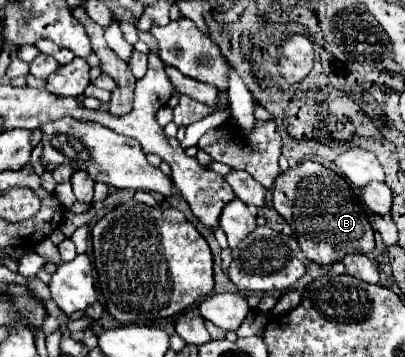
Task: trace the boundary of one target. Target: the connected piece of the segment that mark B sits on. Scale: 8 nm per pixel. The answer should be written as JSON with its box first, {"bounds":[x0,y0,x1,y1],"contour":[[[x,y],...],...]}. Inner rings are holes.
{"bounds":[273,160,375,266],"contour":[[[303,160],[299,166],[281,172],[273,184],[273,206],[293,228],[303,254],[315,264],[329,266],[343,260],[345,254],[369,254],[375,248],[373,228],[361,198],[345,178],[323,164]]]}

